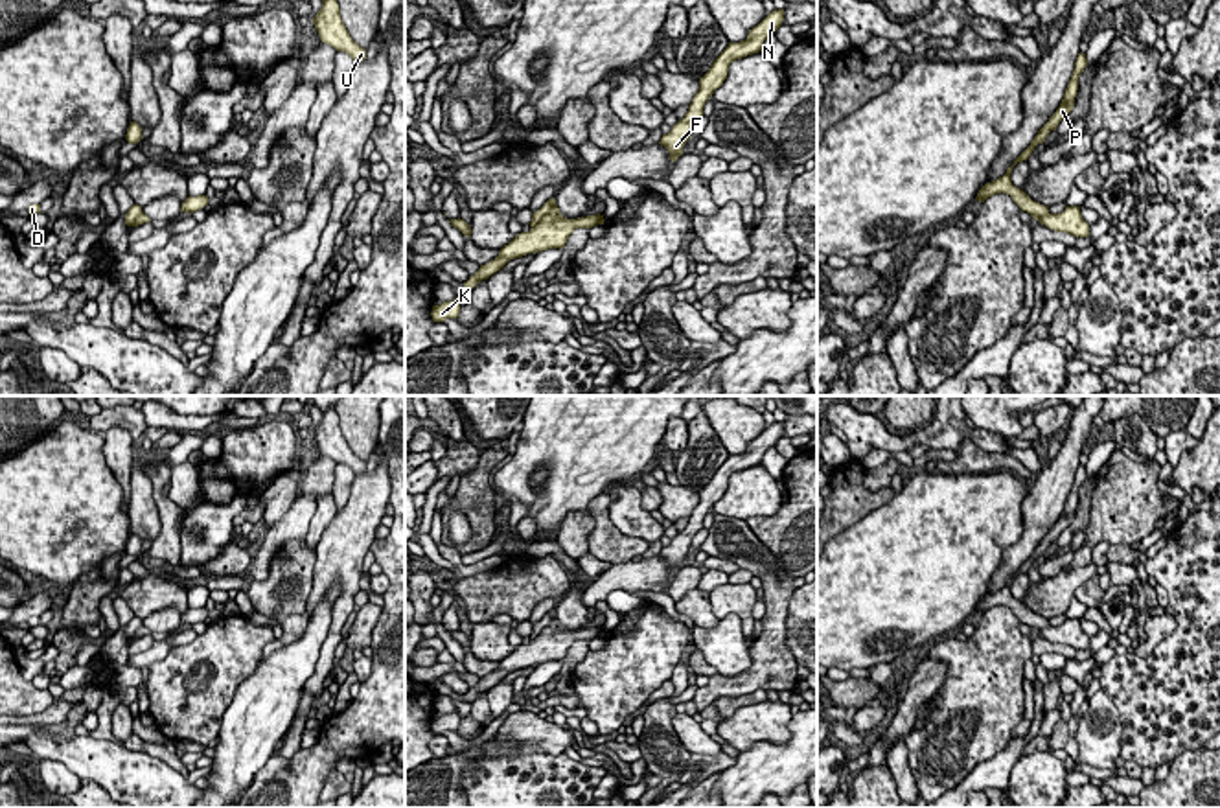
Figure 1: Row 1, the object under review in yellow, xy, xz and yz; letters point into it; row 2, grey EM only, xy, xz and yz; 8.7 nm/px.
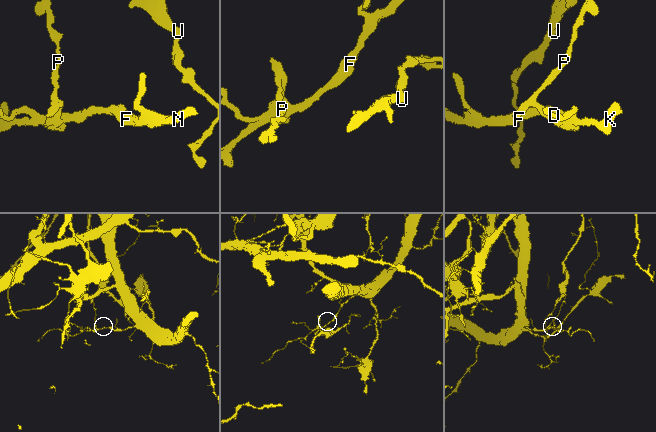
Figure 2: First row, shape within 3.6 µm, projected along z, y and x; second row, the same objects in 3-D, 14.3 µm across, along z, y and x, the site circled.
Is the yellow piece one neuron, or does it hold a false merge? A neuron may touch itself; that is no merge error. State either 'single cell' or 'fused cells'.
fused cells

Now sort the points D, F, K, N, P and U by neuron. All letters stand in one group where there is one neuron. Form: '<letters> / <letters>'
D F K N / P U

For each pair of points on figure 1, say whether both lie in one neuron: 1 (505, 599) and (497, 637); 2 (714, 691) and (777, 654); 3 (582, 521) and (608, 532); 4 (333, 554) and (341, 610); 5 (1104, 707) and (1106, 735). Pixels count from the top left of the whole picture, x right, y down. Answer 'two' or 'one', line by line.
1: two
2: one
3: two
4: one
5: one

